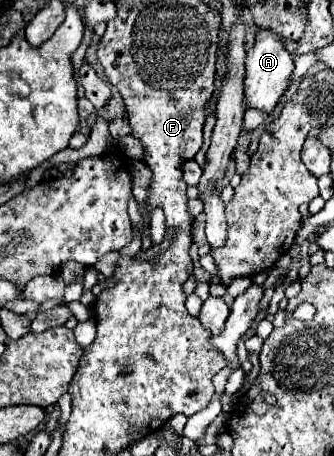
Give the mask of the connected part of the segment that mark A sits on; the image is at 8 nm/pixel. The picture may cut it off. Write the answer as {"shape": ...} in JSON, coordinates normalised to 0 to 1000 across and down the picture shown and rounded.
{"shape":[[[775,64],[763,77],[763,99],[740,107],[740,164],[734,164],[734,226],[757,239],[811,248],[841,208],[859,195],[865,164],[877,160],[877,121],[853,107],[847,90],[829,72],[811,72],[799,64]]]}

